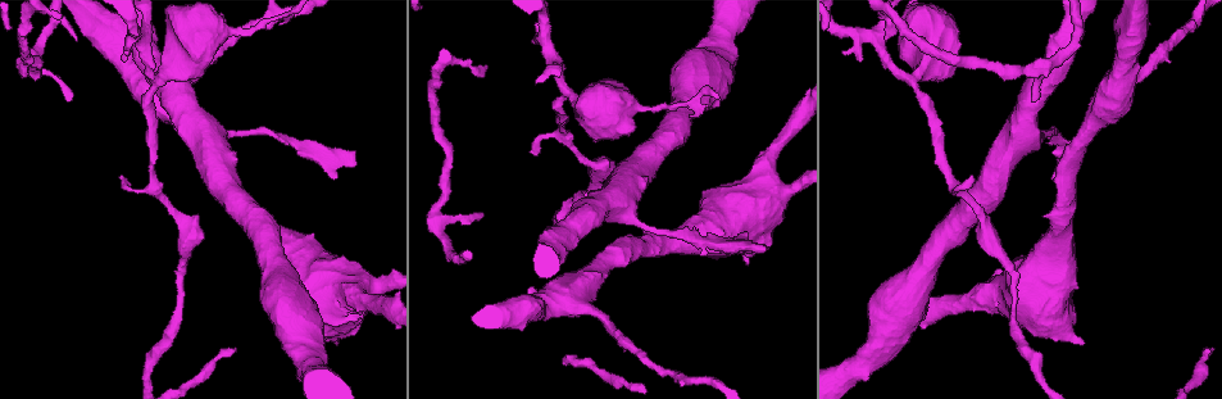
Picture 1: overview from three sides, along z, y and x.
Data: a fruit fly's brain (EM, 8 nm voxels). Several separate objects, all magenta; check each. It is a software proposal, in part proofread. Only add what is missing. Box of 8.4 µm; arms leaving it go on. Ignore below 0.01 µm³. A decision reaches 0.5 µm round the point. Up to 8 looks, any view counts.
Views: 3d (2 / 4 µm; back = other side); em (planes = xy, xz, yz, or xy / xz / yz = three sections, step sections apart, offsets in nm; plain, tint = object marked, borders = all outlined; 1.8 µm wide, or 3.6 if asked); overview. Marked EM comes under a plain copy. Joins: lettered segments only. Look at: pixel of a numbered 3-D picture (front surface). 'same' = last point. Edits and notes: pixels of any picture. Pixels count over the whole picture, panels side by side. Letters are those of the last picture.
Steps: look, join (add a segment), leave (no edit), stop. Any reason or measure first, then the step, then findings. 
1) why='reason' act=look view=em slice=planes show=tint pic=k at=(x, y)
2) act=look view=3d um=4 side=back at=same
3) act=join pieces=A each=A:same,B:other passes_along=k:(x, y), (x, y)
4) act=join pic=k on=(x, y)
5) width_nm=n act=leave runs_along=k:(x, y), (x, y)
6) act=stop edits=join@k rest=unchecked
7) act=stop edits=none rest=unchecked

why='branch stops here' act=look view=em um=3.6 slice=xy step=16 show=tint pic=1 at=(70, 101)

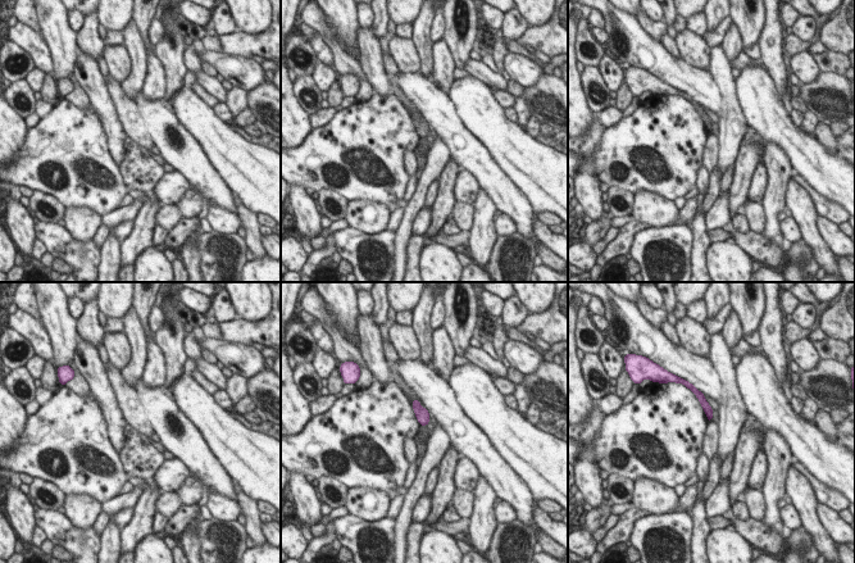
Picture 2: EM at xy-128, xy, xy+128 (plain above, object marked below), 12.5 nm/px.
act=look view=em um=3.6 slice=planes show=borders at=same

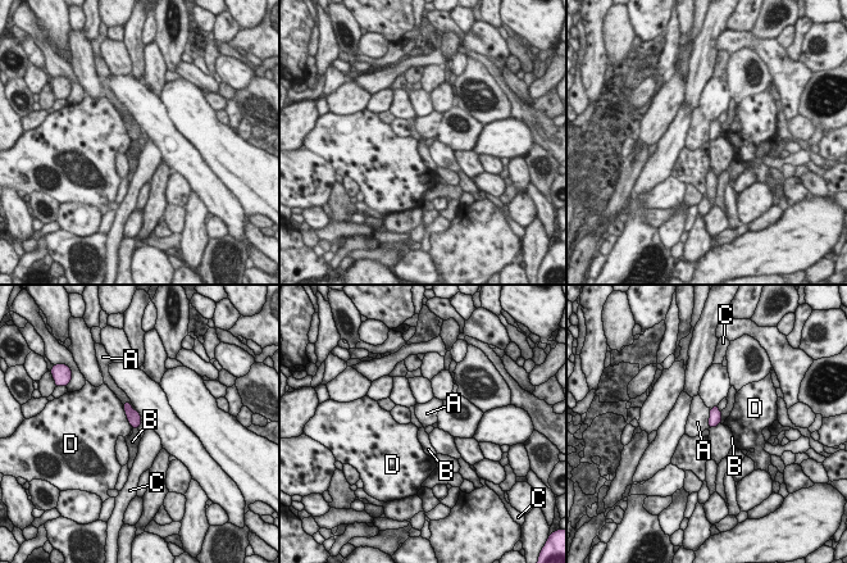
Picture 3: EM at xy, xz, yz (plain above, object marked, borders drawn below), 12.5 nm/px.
act=leave each=A:other,B:other,C:other,D:other border=3:(720, 423), (710, 428) found='none of them fits'

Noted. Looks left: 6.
act=look view=3d um=2 side=back pic=1 at=(885, 40)

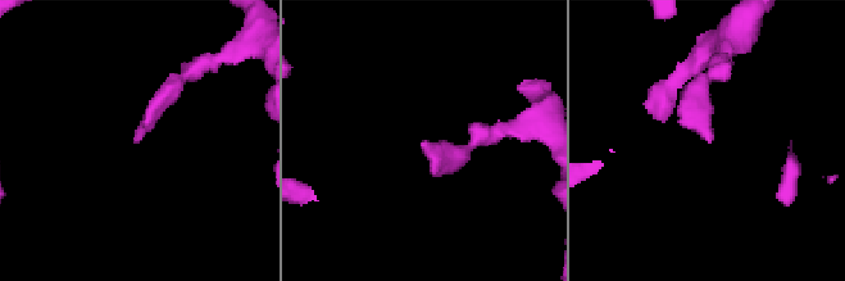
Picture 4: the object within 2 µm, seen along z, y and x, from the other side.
why='now the EM' act=look view=em slice=planes show=borders pic=4 at=(134, 137)

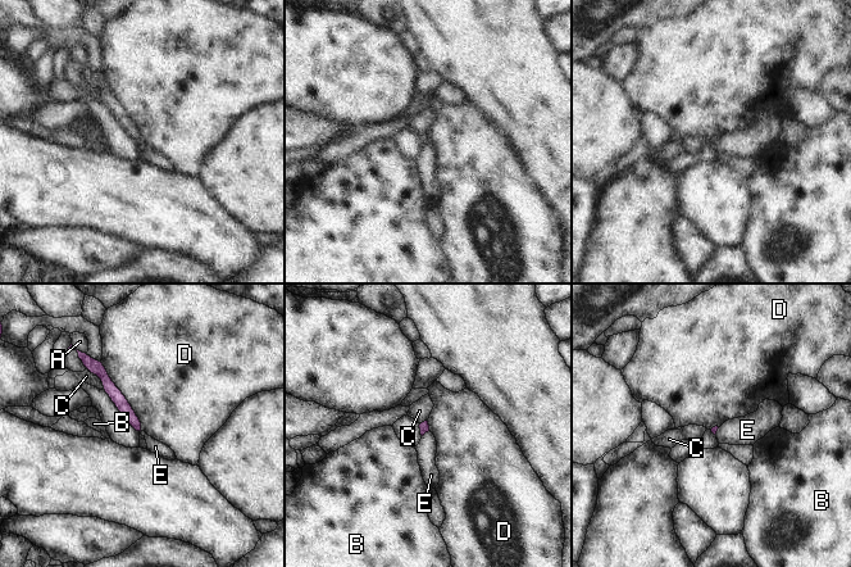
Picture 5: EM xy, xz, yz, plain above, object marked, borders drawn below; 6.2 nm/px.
longest_contact=D:500nm act=leave each=A:other,B:other,C:other,D:other,E:other runs_along=5:(92, 368), (104, 376), (139, 429) found='no lettered segment goes on from it'

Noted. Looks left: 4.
why='end of a long branch' act=look view=3d um=2 pic=1 at=(355, 163)

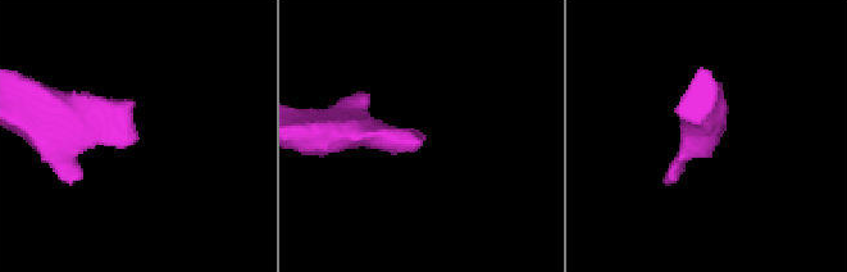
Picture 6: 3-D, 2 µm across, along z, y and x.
why='now the EM' act=look view=em slice=planes show=borders pic=6 at=(418, 140)

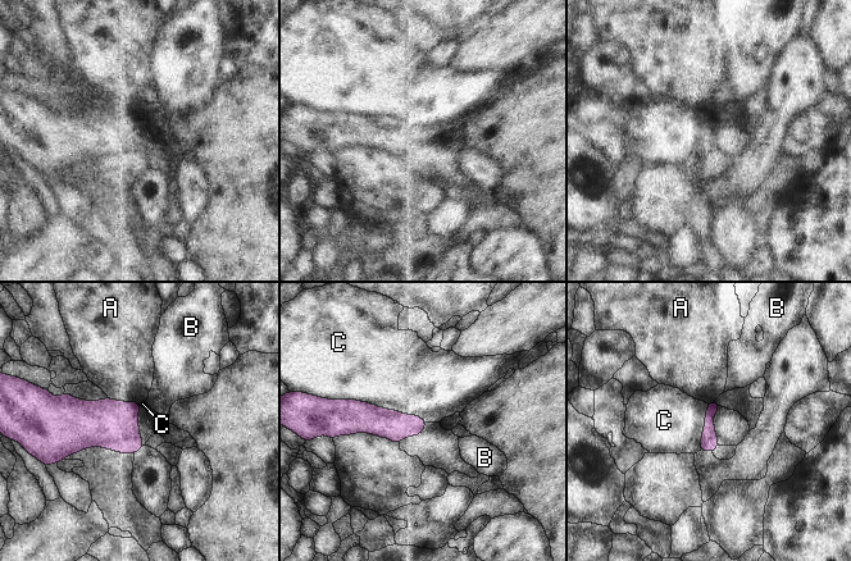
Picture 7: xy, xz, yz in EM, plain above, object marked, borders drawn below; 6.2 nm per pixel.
act=leave each=A:other,B:other,C:other border=7:(338, 398), (369, 401), (427, 422) found='no lettered segment goes on from it'

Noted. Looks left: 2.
act=stop edits=none rest=unchecked

